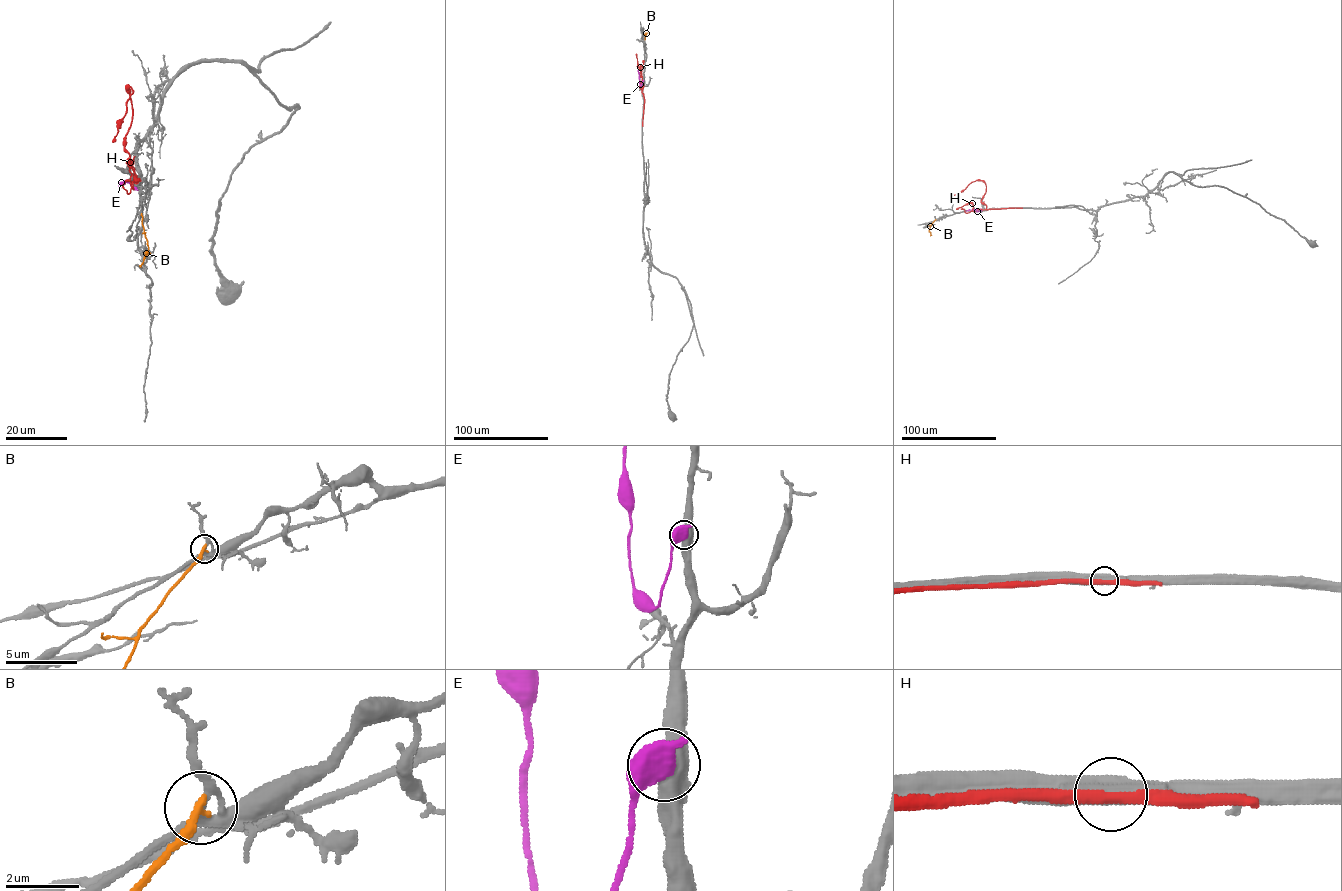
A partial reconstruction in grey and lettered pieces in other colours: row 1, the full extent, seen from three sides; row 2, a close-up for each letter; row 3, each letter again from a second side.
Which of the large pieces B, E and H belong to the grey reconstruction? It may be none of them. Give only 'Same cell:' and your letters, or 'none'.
Same cell: none

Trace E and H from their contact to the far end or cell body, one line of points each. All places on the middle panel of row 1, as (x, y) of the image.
E: (643, 81), (641, 85), (638, 69)
H: (642, 122), (644, 98), (641, 85), (639, 88), (642, 90), (642, 79), (636, 54)

